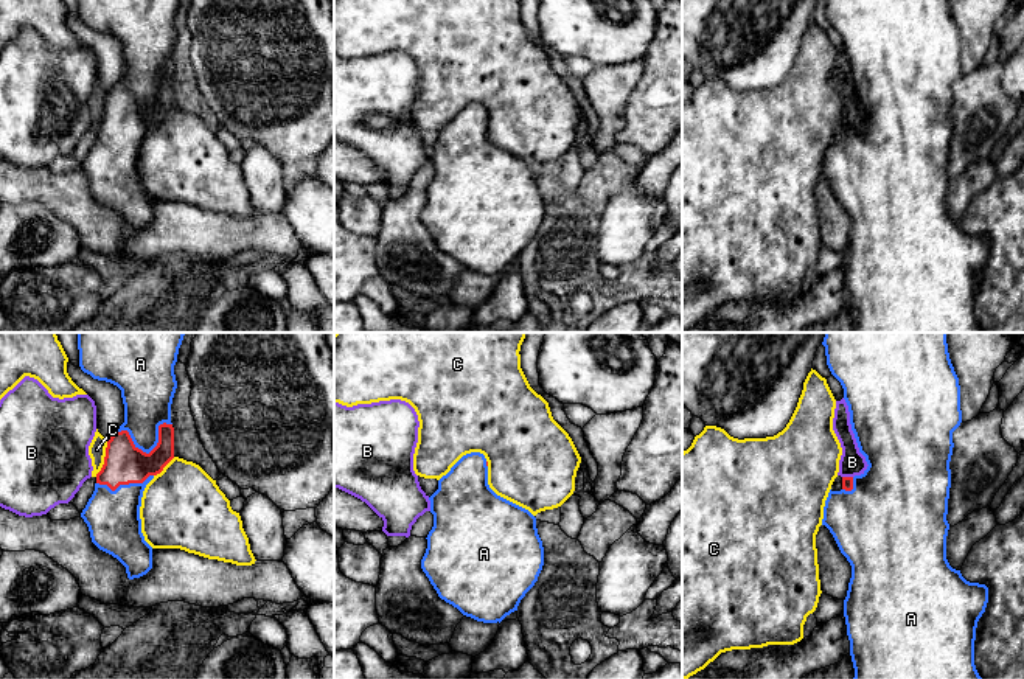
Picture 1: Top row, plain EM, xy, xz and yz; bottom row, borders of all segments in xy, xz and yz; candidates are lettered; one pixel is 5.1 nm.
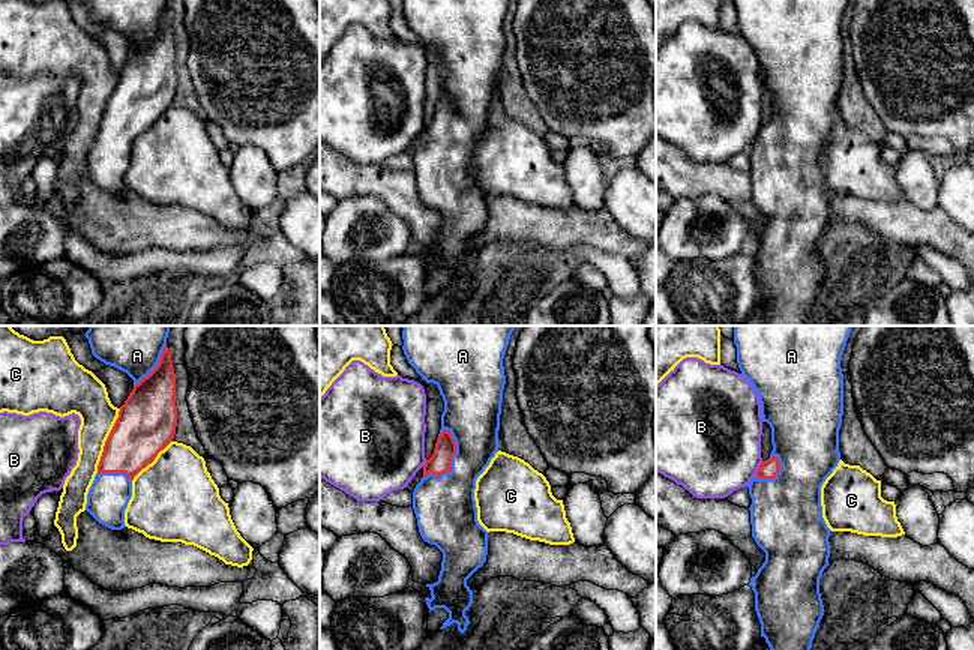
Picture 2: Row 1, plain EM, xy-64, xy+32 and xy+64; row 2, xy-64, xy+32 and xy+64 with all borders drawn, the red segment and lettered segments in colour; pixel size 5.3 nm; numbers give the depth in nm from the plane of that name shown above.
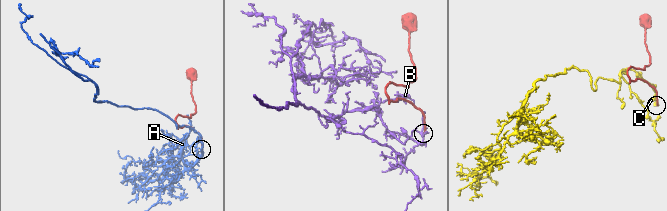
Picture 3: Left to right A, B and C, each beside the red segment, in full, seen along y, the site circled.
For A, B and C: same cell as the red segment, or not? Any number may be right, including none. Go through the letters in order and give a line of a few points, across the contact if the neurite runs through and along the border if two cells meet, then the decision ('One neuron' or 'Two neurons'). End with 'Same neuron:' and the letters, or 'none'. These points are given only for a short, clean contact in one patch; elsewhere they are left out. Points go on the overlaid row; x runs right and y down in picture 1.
A: One neuron
B: Line: yz (842, 476), (852, 477). Two neurons
C: Two neurons
Same neuron: A

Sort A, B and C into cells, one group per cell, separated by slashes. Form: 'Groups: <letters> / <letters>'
Groups: A / B / C

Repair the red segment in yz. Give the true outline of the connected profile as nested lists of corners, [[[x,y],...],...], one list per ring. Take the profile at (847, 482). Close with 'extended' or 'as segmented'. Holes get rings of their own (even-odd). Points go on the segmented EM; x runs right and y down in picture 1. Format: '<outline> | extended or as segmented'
[[[825,333],[827,365],[844,388],[844,399],[850,412],[850,424],[859,452],[866,457],[867,469],[861,475],[842,477],[842,489],[828,493],[822,525],[833,534],[841,553],[852,566],[852,578],[844,600],[844,617],[850,640],[850,656],[855,668],[853,679],[982,679],[974,665],[974,640],[977,622],[988,603],[988,587],[967,581],[960,570],[946,559],[946,536],[949,524],[948,499],[951,488],[949,461],[953,455],[953,432],[962,423],[960,385],[949,359],[946,333]]] | extended

